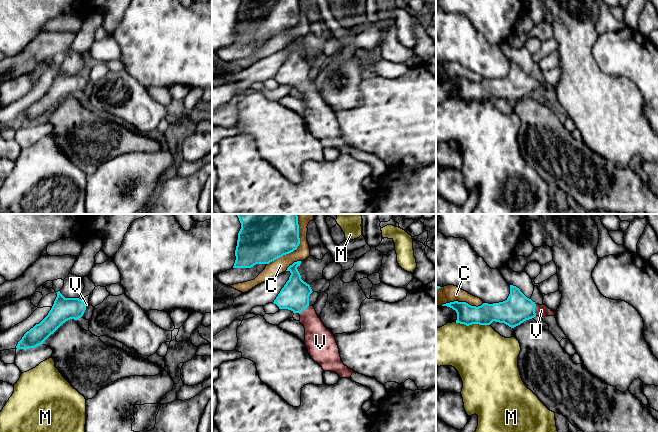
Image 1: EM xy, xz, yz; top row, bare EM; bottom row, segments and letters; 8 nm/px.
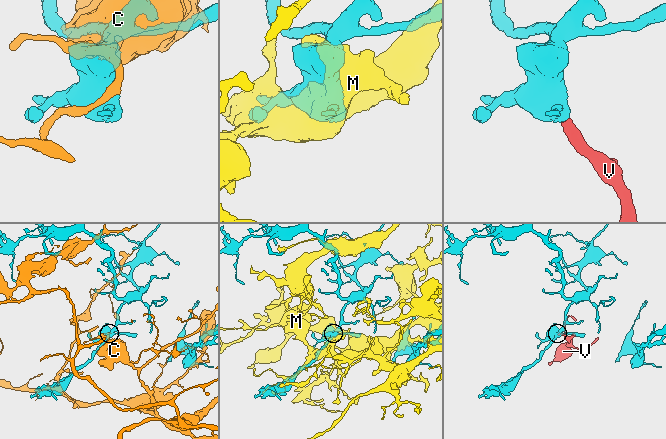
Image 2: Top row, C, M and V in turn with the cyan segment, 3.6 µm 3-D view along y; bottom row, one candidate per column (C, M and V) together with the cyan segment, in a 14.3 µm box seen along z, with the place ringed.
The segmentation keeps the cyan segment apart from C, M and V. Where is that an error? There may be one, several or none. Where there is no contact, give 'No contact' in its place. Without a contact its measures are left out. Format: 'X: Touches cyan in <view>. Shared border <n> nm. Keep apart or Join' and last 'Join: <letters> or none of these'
C: Touches cyan in xz. Shared border 420 nm. Keep apart
M: Touches cyan in yz. Shared border 280 nm. Keep apart
V: Touches cyan in yz. Shared border 100 nm. Join
Join: V

